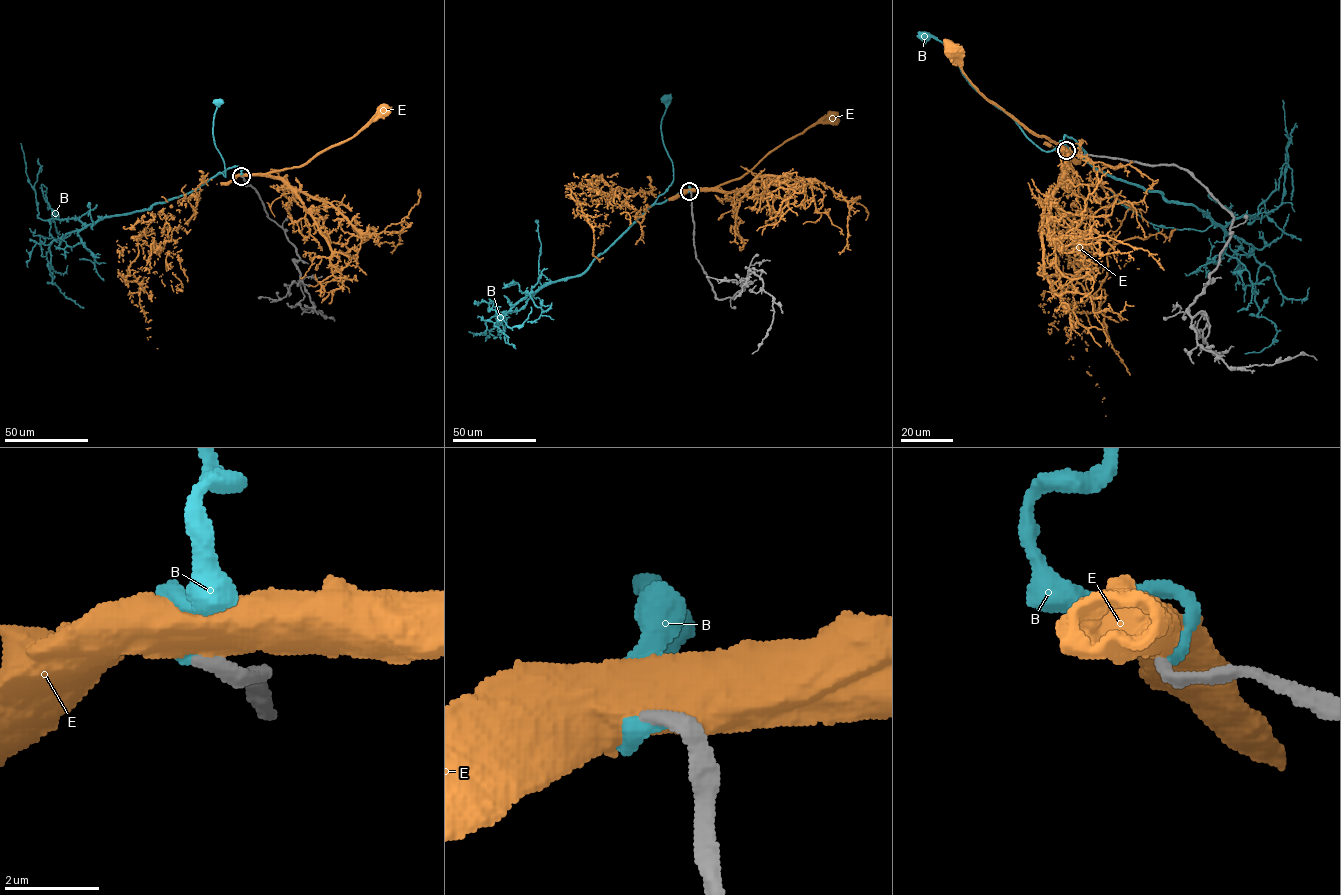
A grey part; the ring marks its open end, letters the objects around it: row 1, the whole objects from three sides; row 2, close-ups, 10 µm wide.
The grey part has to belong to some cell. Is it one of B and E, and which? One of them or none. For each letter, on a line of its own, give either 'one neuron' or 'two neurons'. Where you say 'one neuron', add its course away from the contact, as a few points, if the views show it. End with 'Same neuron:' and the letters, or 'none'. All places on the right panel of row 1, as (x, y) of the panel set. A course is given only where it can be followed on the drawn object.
B: one neuron | via (1067, 150), (1059, 142), (1065, 135), (1085, 157), (1065, 145), (1041, 150), (971, 85), (950, 50), (926, 38)
E: two neurons
Same neuron: B

